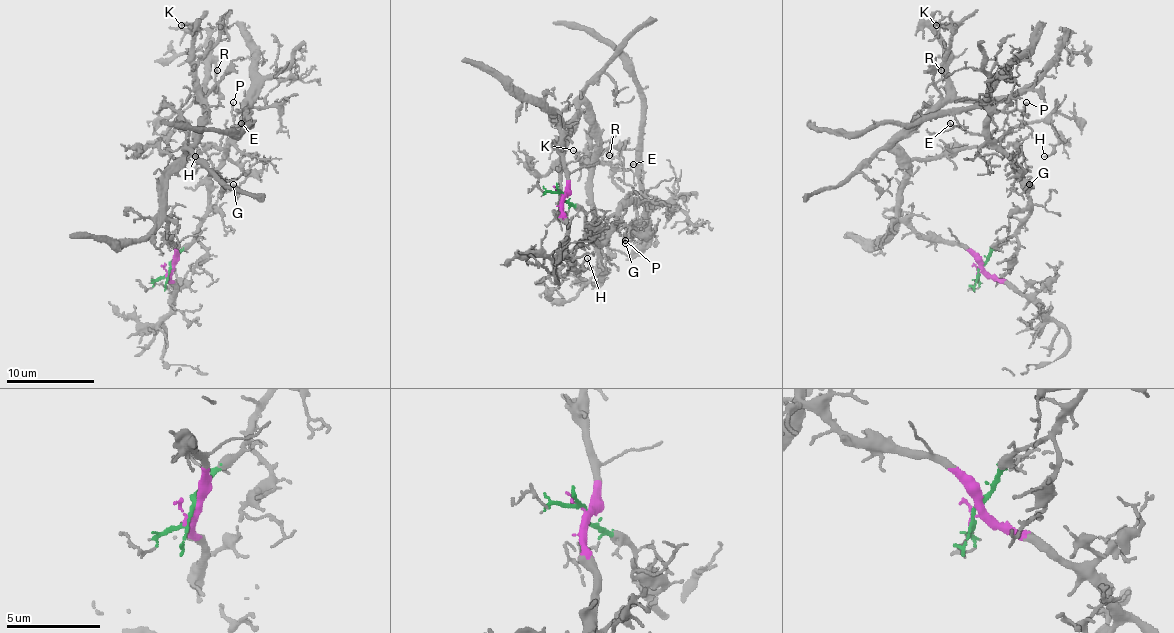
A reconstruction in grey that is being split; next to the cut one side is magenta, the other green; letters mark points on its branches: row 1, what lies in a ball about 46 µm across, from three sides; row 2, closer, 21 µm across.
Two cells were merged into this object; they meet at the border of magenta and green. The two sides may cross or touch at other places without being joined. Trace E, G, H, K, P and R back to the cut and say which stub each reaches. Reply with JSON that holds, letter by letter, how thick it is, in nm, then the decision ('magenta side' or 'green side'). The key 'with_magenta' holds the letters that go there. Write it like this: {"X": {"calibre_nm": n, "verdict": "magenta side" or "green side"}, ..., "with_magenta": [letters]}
{"E": {"calibre_nm": 80, "verdict": "green side"}, "G": {"calibre_nm": 120, "verdict": "green side"}, "H": {"calibre_nm": 100, "verdict": "magenta side"}, "K": {"calibre_nm": 120, "verdict": "magenta side"}, "P": {"calibre_nm": 160, "verdict": "green side"}, "R": {"calibre_nm": 120, "verdict": "magenta side"}, "with_magenta": ["H", "K", "R"]}

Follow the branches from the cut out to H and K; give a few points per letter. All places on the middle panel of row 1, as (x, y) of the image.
H: (563, 194), (559, 113), (568, 128), (568, 148), (559, 163), (559, 216), (570, 256), (581, 271), (588, 258)
K: (563, 194), (557, 113), (572, 122), (585, 108), (596, 155), (590, 161), (572, 150)

